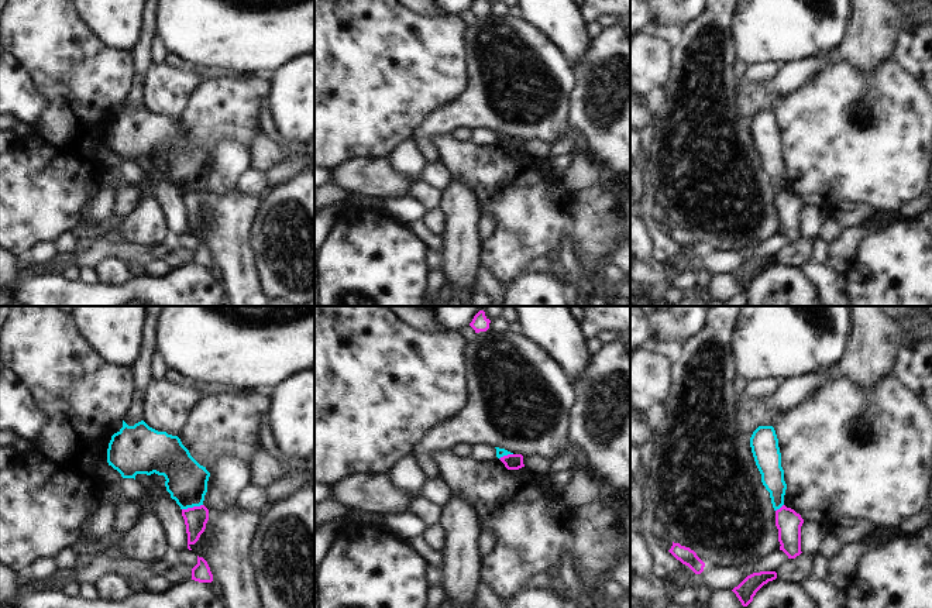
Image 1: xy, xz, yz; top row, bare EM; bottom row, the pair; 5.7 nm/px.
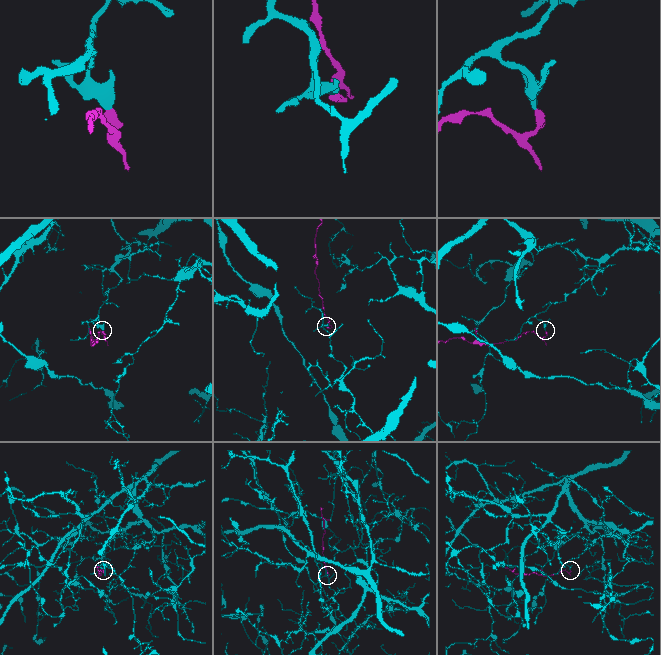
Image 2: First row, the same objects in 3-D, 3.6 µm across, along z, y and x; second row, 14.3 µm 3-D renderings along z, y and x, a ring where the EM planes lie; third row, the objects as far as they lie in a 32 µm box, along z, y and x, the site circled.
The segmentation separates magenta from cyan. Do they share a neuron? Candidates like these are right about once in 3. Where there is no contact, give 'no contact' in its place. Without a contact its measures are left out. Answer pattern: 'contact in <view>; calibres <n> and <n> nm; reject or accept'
contact in xy; calibres 130 and 240 nm; reject

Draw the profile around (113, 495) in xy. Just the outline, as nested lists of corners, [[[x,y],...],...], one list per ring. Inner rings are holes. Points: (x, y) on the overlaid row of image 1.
[[[109,485],[109,488],[100,497],[100,505],[113,504],[116,508],[124,501],[127,501],[127,498],[123,497],[118,485]]]

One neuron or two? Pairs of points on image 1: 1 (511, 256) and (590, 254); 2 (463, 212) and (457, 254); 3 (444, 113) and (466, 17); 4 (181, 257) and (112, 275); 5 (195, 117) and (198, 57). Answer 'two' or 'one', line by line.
1: one
2: one
3: two
4: two
5: two

